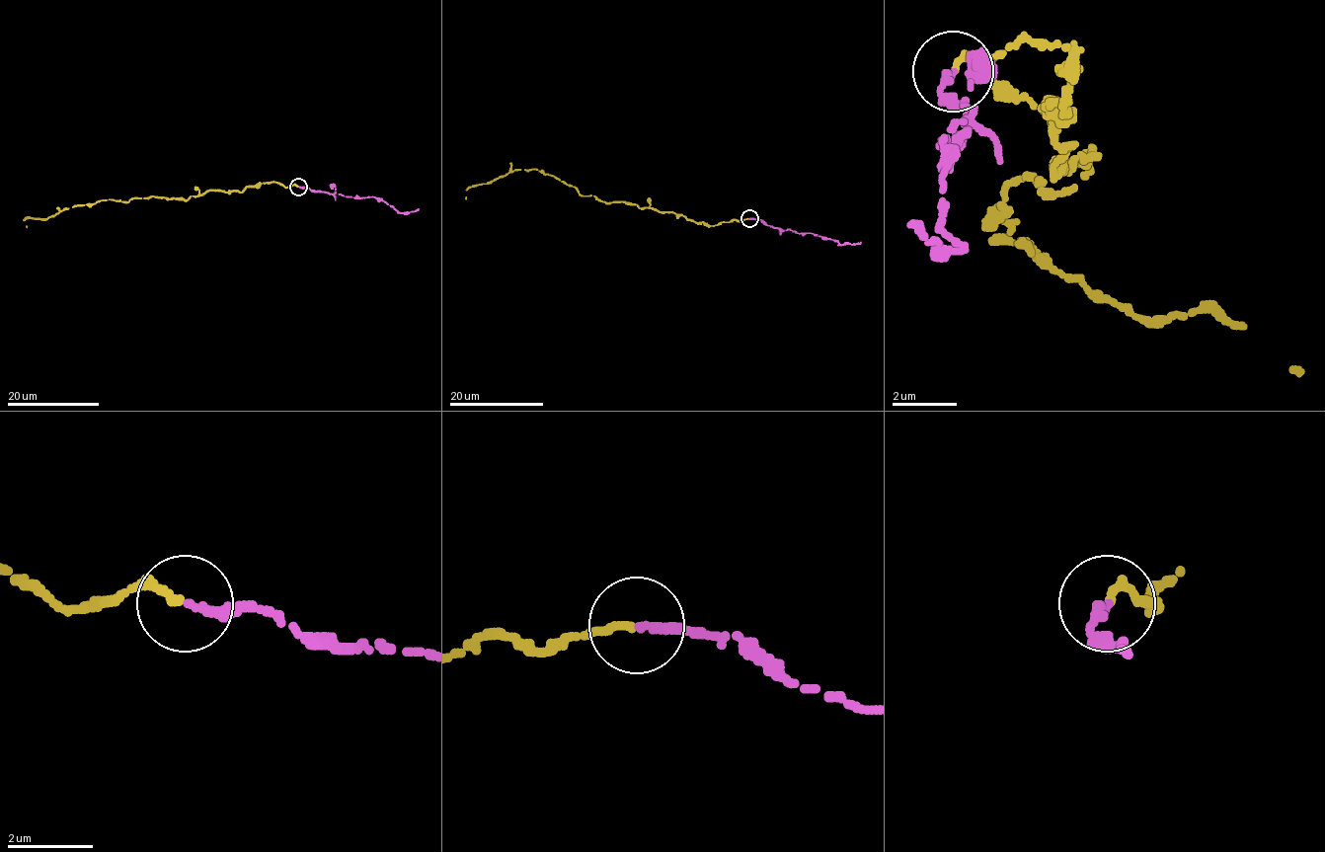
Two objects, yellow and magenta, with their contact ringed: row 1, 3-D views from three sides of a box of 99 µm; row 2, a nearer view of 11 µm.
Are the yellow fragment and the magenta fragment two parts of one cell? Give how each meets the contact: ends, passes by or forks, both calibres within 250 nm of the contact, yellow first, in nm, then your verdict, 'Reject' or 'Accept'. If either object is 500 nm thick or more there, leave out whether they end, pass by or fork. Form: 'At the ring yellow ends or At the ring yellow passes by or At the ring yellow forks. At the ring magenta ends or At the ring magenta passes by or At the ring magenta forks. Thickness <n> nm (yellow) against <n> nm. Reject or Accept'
At the ring yellow ends. At the ring magenta ends. Thickness 200 nm (yellow) against 200 nm. Accept

